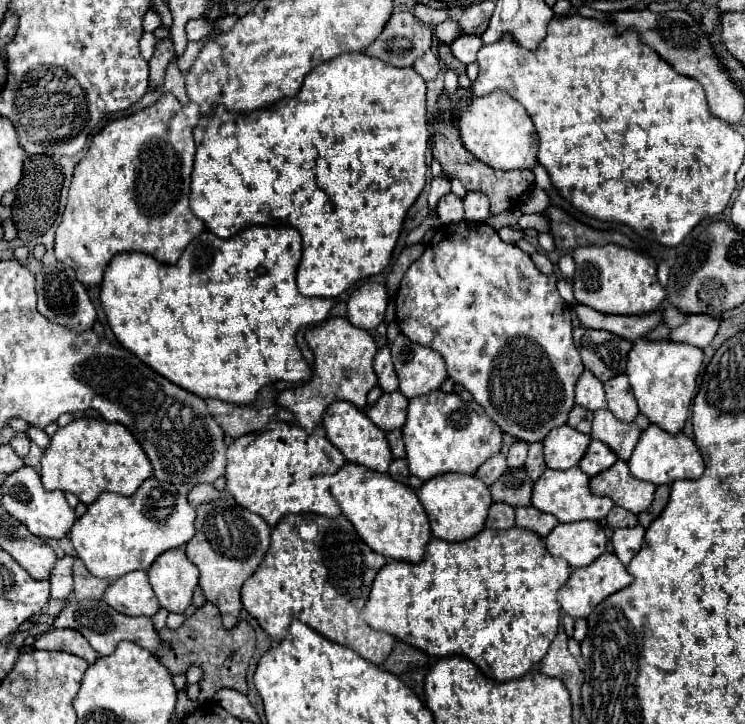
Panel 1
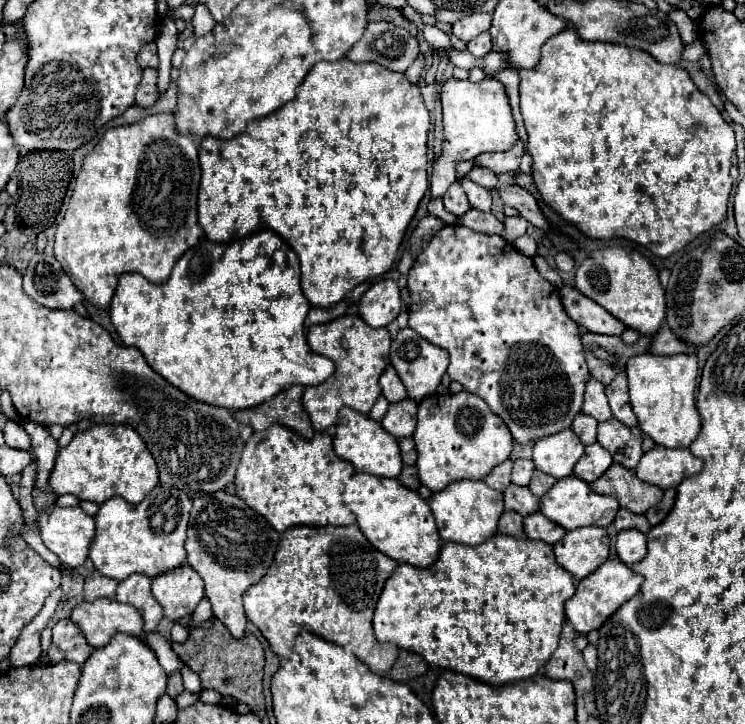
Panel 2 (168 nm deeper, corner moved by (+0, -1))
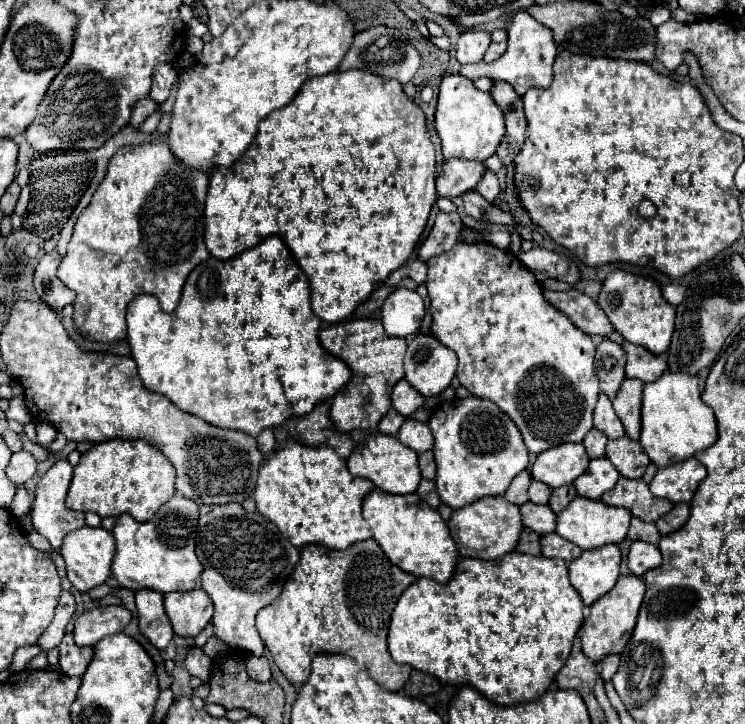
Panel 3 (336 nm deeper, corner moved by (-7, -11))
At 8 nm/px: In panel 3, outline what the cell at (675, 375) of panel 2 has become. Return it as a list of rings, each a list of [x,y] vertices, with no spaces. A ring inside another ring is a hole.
[[[665,372],[659,380],[645,384],[641,408],[641,438],[639,444],[657,468],[671,466],[691,458],[717,440],[717,422],[713,410],[701,400],[697,376],[683,376],[681,372]]]

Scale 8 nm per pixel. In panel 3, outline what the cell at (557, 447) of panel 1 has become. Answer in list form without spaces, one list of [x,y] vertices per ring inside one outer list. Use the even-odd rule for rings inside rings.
[[[561,444],[537,456],[531,466],[531,478],[545,482],[551,488],[571,484],[589,466],[589,456],[583,444]]]

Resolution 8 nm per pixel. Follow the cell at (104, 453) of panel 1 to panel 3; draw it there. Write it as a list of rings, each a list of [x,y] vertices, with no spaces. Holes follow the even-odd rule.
[[[107,440],[87,450],[73,470],[67,506],[71,510],[95,512],[101,518],[131,514],[137,522],[147,522],[175,494],[175,468],[143,440]]]

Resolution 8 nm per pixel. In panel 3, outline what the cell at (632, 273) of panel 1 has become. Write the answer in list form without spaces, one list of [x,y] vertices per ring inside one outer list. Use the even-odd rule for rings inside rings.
[[[615,270],[607,276],[601,294],[599,294],[599,306],[611,320],[613,328],[629,342],[647,348],[653,354],[667,352],[667,344],[671,342],[671,334],[675,328],[675,306],[667,304],[661,296],[661,288],[657,282],[635,276],[623,270]]]

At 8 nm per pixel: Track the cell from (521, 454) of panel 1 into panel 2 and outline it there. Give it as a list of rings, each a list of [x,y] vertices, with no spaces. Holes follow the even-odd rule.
[[[518,458],[514,460],[514,468],[512,468],[512,482],[518,486],[528,486],[530,478],[534,472],[534,462],[526,460],[526,458]]]

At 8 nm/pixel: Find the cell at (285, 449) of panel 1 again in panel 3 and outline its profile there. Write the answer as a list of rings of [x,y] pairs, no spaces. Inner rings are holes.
[[[287,442],[285,448],[275,448],[261,464],[255,502],[259,514],[277,524],[283,536],[297,548],[319,544],[331,550],[343,550],[371,538],[371,530],[361,516],[361,502],[373,488],[371,480],[351,476],[345,458],[337,456],[333,448],[309,448],[299,442]]]

